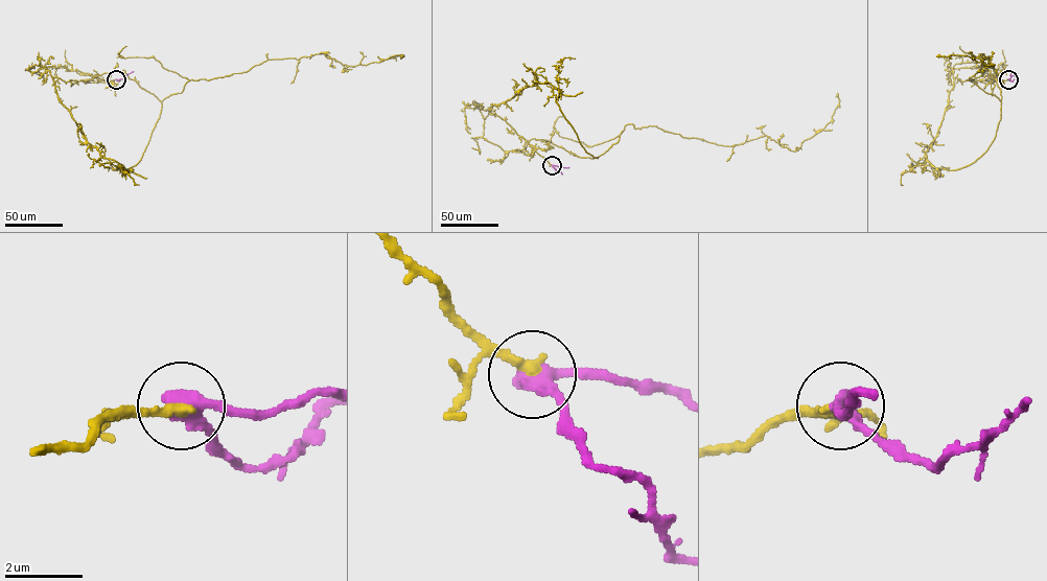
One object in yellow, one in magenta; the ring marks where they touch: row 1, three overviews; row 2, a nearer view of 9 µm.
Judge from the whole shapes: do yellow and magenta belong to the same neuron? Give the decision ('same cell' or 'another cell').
same cell

